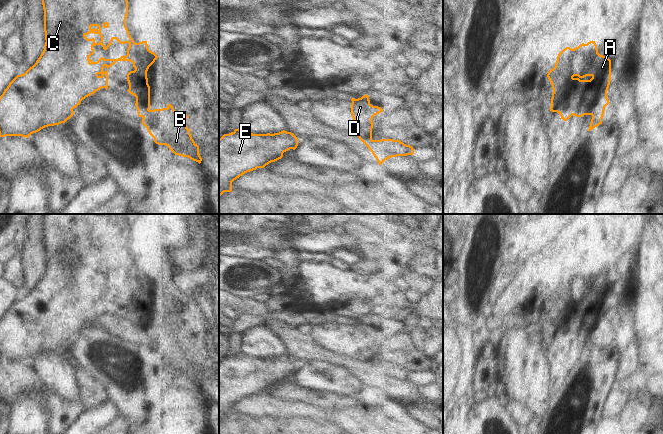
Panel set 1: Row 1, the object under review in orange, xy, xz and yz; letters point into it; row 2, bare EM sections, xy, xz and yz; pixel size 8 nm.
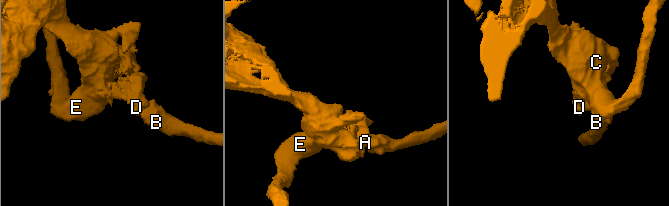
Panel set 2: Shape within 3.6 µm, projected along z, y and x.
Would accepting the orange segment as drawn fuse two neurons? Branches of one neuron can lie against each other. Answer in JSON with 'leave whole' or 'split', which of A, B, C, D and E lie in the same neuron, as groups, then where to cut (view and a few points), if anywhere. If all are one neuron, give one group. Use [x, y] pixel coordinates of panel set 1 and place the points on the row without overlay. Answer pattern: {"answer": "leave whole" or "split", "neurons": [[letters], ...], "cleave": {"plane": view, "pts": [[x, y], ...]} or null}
{"answer": "split", "neurons": [["A", "C", "D", "E"], ["B"]], "cleave": {"plane": "yz", "pts": [[604, 331], [596, 334], [592, 339]]}}

